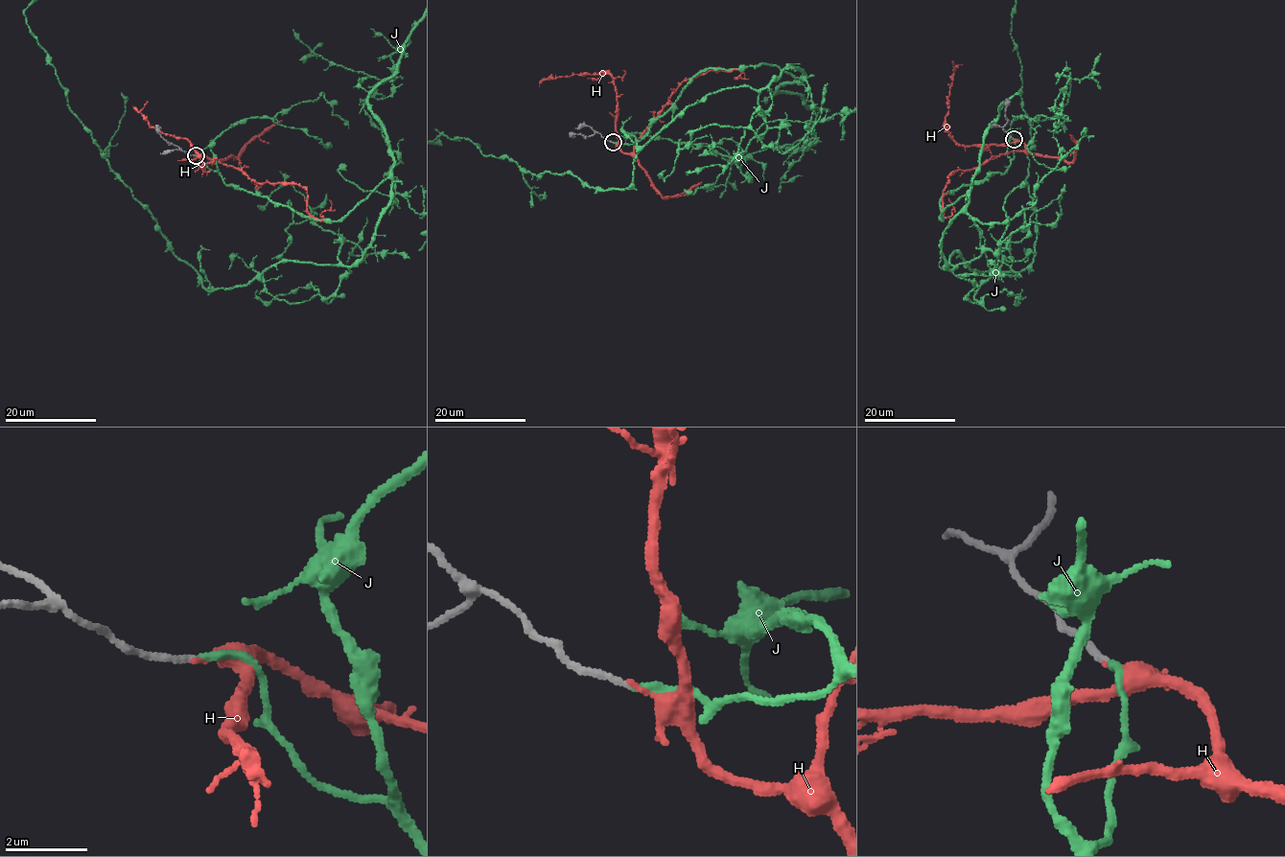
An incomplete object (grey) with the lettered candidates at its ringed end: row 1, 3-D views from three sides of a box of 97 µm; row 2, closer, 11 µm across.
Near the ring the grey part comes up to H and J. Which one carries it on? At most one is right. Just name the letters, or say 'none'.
J

